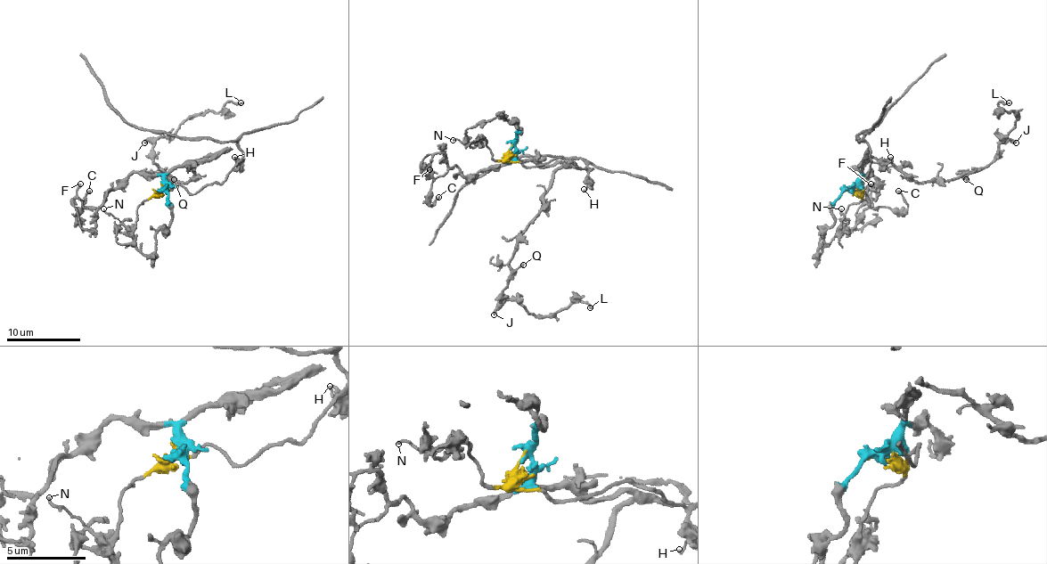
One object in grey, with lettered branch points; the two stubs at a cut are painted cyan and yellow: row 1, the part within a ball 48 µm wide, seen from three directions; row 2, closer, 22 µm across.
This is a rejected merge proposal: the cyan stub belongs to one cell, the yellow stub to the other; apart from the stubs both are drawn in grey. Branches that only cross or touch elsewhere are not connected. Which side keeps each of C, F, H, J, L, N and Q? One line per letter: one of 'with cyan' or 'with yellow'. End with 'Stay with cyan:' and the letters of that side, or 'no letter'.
C: with cyan
F: with cyan
H: with yellow
J: with cyan
L: with cyan
N: with yellow
Q: with cyan
Stay with cyan: C, F, J, L, Q

